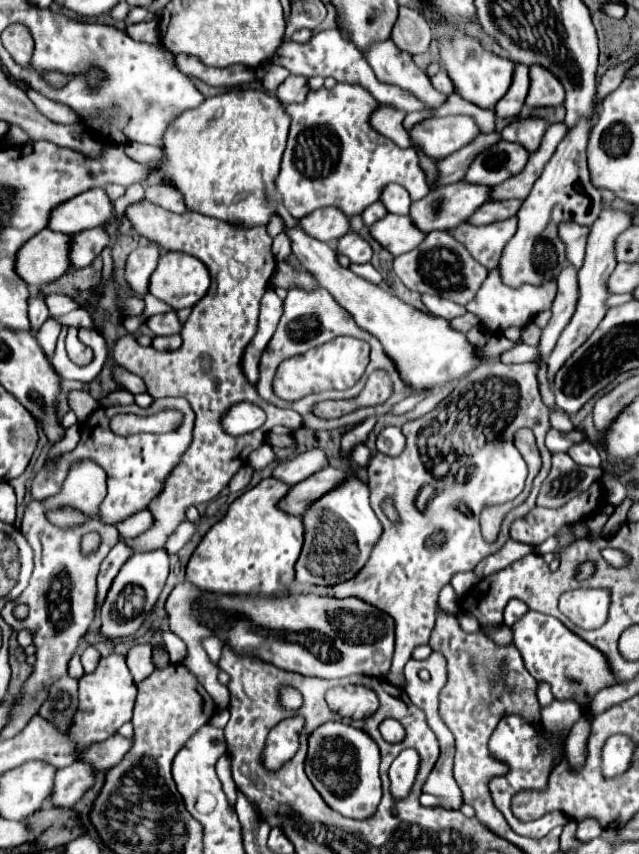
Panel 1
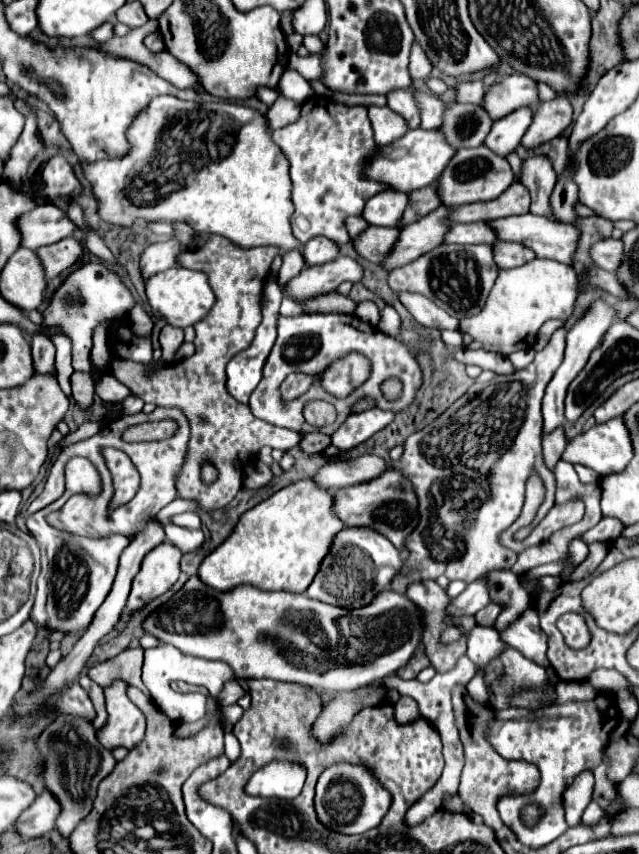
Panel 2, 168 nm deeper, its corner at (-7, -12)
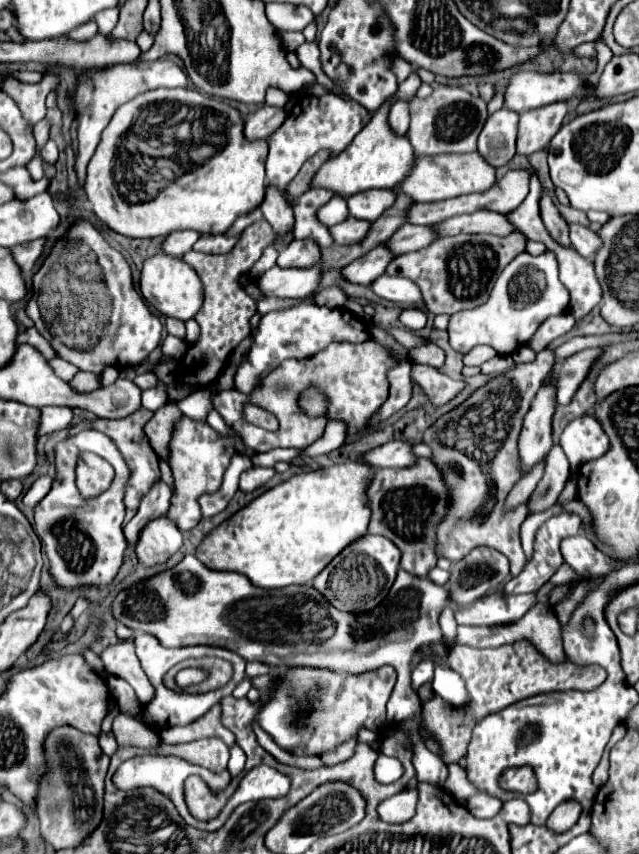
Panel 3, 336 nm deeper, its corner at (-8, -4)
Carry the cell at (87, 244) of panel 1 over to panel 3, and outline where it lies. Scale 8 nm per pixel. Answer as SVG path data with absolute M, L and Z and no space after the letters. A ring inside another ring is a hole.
M40 238L40 240L34 240L34 242L28 242L28 244L12 248L12 256L18 262L18 266L22 268L22 272L34 270L38 258L44 252L44 244L46 244L46 238Z

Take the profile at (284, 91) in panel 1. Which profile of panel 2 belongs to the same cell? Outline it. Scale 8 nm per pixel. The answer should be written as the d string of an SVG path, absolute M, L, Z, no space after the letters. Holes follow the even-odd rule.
M281 96L281 100L277 100L277 102L269 108L269 112L265 114L269 132L275 132L275 130L291 124L293 120L297 120L297 112L299 112L299 104L295 104L293 100Z

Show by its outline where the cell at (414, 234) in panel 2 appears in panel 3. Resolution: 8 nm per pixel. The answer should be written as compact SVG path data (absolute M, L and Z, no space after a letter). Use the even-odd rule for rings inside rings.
M378 246L378 248L372 248L366 256L350 262L342 274L350 280L350 282L356 282L356 284L370 284L370 280L382 276L386 270L386 266L394 260L396 256L390 254L390 248L384 248L384 246Z

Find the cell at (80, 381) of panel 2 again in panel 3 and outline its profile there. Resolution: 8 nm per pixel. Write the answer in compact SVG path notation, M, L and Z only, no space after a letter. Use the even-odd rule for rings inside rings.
M54 358L54 360L50 360L50 366L52 368L56 368L54 372L62 378L62 380L66 380L66 382L70 382L78 372L80 372L80 368L74 368L70 362L66 362L66 360L62 360L62 358Z

